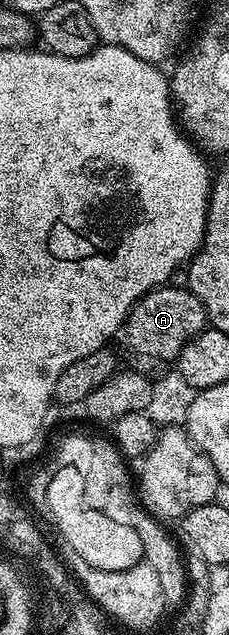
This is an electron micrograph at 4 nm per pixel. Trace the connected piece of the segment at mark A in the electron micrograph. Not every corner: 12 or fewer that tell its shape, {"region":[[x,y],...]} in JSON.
{"region":[[187,286],[132,306],[122,335],[148,359],[175,361],[208,323]]}

